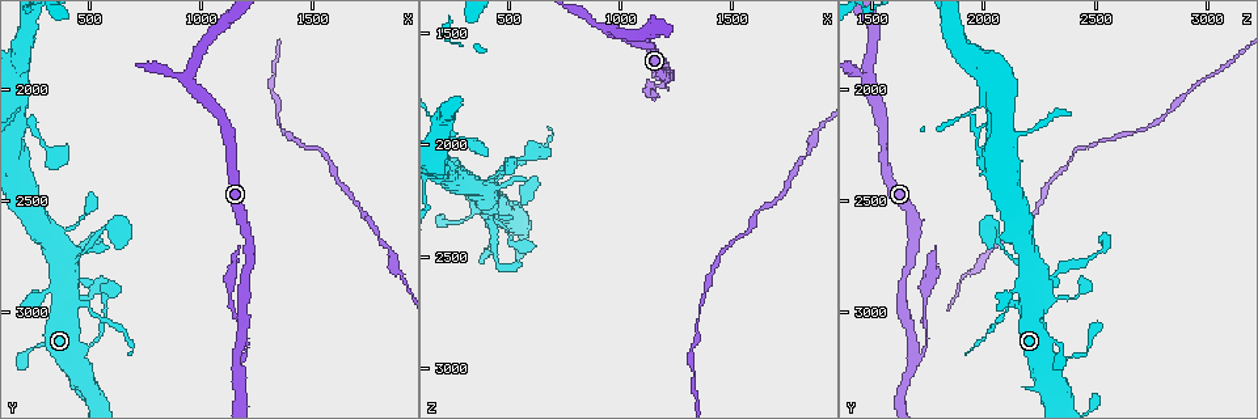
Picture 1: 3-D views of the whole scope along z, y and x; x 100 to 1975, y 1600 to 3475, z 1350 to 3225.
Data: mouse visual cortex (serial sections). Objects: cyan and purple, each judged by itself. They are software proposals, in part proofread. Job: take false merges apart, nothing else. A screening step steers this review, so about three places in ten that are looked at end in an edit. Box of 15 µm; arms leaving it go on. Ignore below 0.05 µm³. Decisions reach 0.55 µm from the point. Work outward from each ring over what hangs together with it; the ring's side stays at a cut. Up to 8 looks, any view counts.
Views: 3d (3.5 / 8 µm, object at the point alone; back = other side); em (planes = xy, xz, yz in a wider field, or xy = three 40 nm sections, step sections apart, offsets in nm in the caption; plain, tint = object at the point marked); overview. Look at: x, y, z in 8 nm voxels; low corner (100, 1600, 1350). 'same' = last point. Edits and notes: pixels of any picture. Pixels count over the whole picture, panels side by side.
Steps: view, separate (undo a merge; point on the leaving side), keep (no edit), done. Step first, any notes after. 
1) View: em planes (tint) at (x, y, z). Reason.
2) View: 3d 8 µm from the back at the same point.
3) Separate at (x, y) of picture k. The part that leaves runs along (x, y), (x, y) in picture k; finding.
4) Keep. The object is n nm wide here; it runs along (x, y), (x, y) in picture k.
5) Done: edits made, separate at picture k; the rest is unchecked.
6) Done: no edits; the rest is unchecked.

View: 3d 3.5 µm at (420, 2830, 2310). Calibre changes.

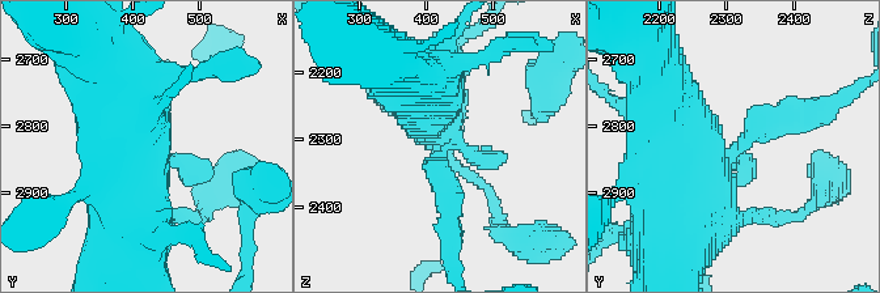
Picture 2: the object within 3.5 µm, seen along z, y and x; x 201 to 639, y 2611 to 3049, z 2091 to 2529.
View: em xy step 1 (tint) at (430, 2835, 2320).

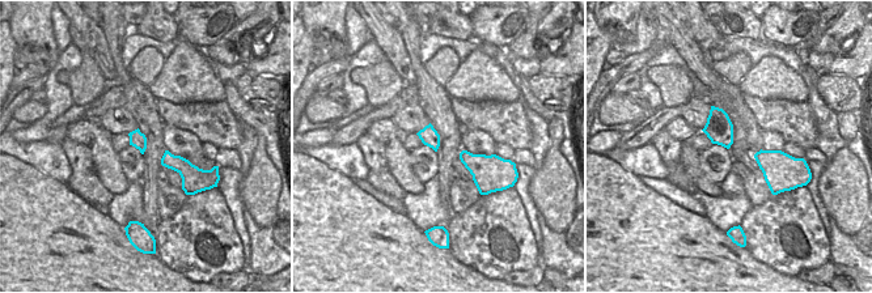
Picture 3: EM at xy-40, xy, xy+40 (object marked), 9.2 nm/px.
Keep. It runs along (677, 196), (765, 120), (808, 111) in picture 2; one cell here.

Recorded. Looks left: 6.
View: 3d 8 µm from the back at (500, 2980, 2110). Thick turns thin.

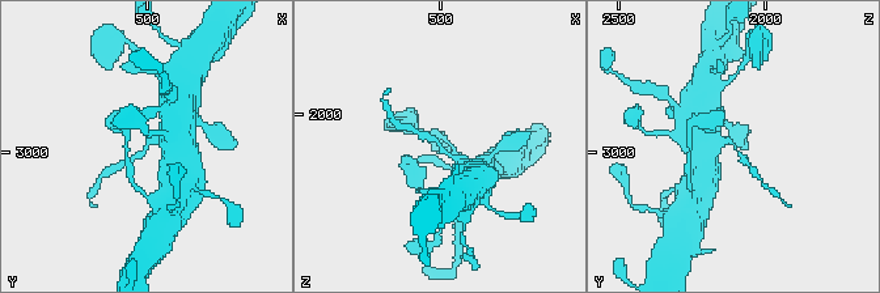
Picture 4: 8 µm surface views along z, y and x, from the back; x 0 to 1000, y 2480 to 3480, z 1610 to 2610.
View: 3d 3.5 µm at (500, 2990, 2100). Zoom in.

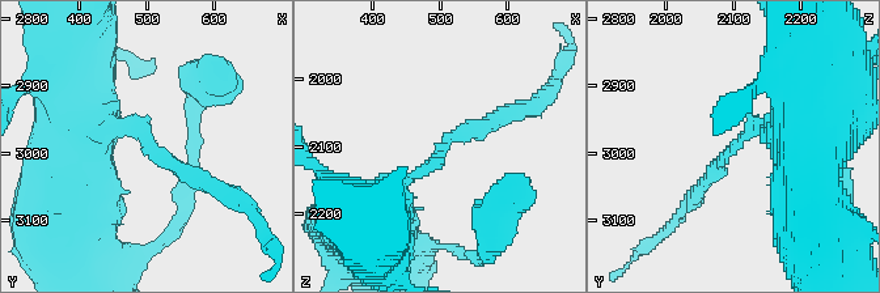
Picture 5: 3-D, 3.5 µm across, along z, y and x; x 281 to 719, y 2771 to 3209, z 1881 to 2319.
View: em xy step 3 (tint) at (495, 2985, 2110). The arms are 200, 400 nm wide; now the EM.

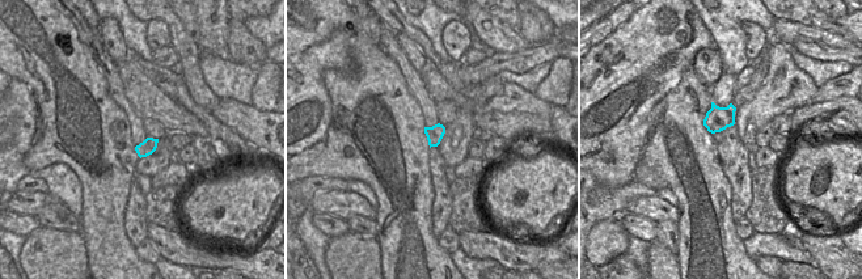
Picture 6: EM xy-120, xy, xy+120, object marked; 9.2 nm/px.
Separate at (478, 134) of picture 5. The part that leaves runs along (439, 148), (540, 101) in picture 5; two cells meet here.

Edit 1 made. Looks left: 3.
View: 3d 3.5 µm at (1160, 3210, 1680). Three arms meet.

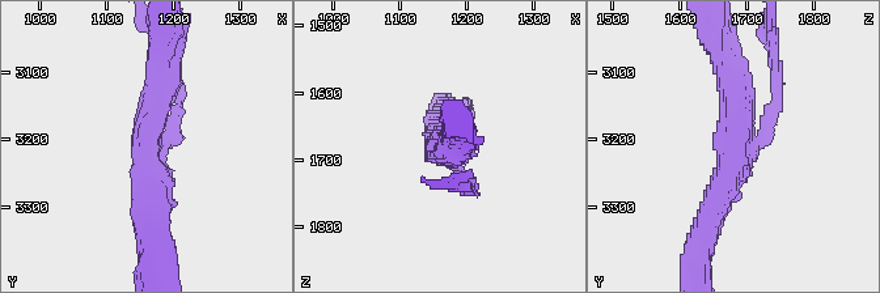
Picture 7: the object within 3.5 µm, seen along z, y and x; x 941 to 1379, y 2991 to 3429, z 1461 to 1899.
View: em xy step 3 (tint) at (1165, 3200, 1695). 3 arms meet here; the arms are 100, 300, 350 nm wide; now the EM.

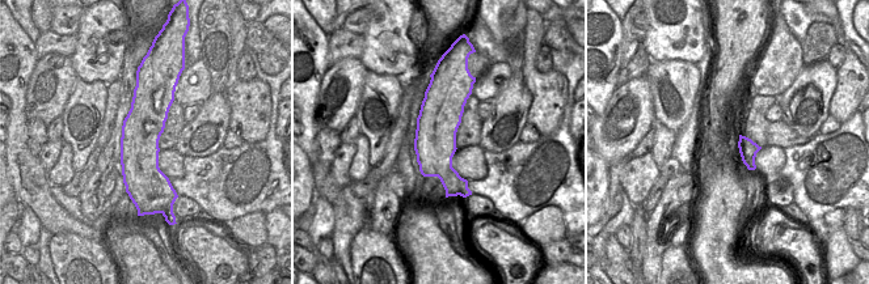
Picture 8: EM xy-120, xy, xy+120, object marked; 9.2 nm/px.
Separate at (777, 100) of picture 7. The object is 380 nm wide here; the part that leaves runs along (761, 135), (778, 98), (775, 34) in picture 7; a second cell is stuck on.

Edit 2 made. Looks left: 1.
Done: edits made, separate at picture 5, separate at picture 7; the rest is unchecked.

